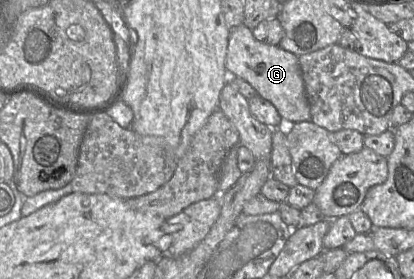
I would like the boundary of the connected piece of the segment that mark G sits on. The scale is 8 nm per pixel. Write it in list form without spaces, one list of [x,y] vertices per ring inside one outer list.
[[[241,24],[230,27],[225,66],[237,77],[251,84],[262,98],[270,101],[283,120],[293,123],[311,120],[310,106],[297,55],[282,49],[279,45],[258,41],[252,30]]]

